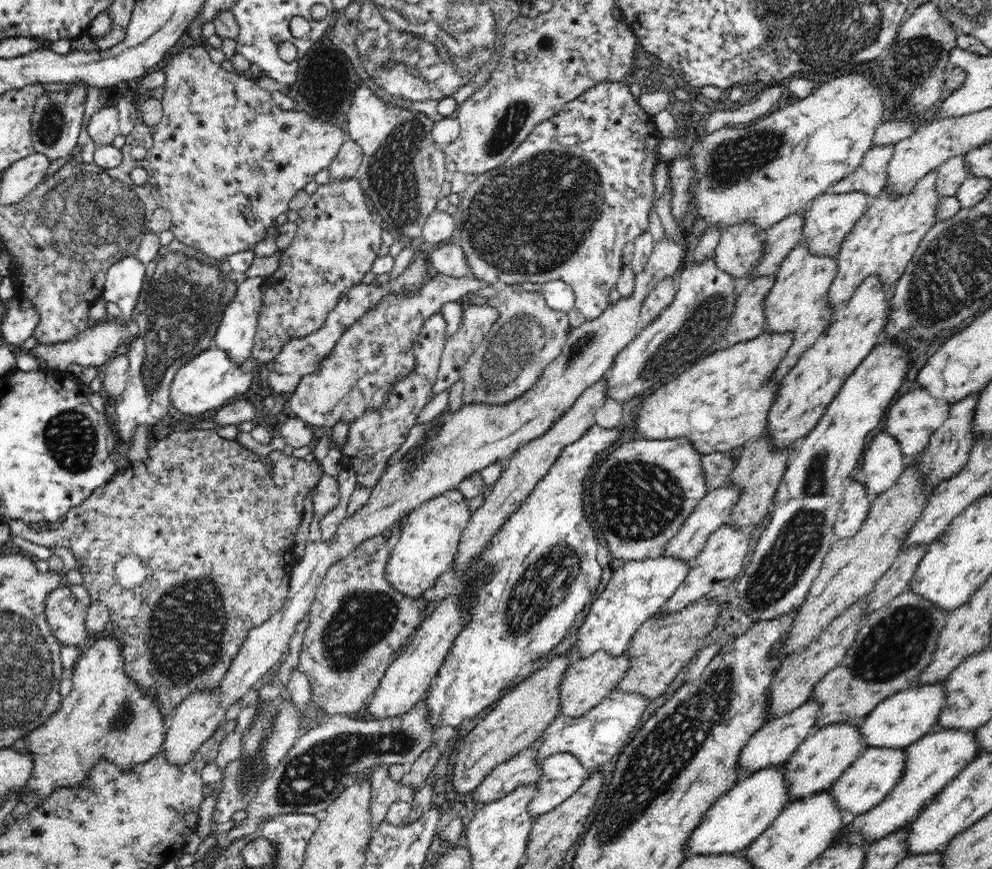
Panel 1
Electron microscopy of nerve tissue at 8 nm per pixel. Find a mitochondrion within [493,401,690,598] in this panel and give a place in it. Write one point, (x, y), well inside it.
(637, 501)

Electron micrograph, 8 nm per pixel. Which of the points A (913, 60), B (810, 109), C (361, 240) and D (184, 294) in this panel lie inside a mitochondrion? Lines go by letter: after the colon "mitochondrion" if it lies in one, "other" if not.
A: mitochondrion
B: other
C: other
D: mitochondrion

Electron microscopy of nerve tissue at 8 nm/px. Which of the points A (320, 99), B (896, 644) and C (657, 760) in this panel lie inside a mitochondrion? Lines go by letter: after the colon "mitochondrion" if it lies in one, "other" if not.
A: mitochondrion
B: mitochondrion
C: mitochondrion

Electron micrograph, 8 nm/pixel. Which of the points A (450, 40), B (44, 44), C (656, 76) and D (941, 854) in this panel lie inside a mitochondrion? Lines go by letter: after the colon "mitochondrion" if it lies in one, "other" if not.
A: mitochondrion
B: other
C: mitochondrion
D: other

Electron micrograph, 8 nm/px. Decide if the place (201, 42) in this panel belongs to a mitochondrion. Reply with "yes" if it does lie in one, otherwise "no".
no

